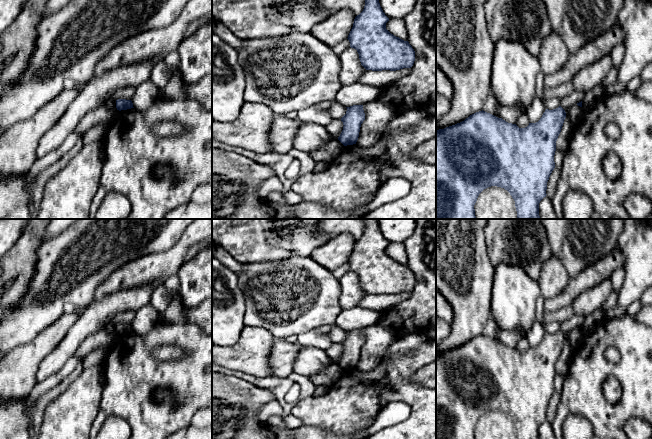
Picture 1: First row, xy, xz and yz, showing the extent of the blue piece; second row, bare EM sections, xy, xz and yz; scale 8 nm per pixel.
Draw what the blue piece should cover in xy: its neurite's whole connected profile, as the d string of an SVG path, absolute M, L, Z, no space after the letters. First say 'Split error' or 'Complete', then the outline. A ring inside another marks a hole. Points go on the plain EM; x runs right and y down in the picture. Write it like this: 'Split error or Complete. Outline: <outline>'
Complete. Outline: M118 323L116 324L116 332L117 334L121 335L121 334L131 333L134 331L133 331L133 327L131 324Z

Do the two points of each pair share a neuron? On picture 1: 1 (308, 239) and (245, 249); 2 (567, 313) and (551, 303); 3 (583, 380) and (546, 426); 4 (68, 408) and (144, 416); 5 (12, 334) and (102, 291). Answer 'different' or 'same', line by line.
1: same
2: different
3: different
4: different
5: different

